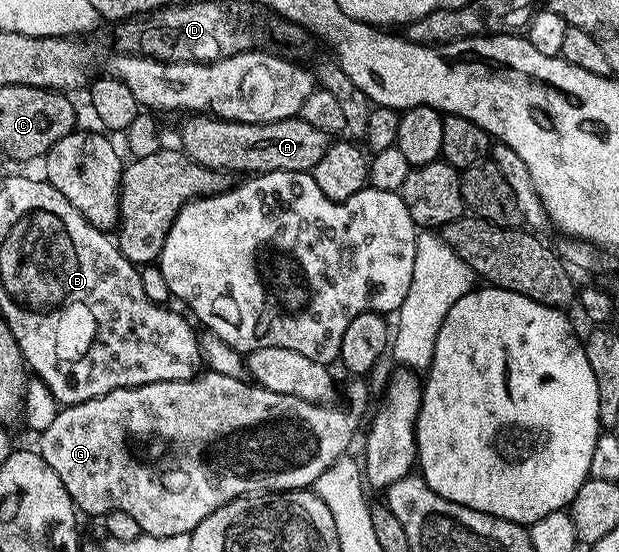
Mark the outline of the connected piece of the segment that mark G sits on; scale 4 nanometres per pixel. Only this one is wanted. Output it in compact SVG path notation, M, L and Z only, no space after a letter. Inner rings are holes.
M205 370L186 380L155 382L134 388L117 388L114 392L96 396L87 402L62 407L61 413L58 416L56 413L50 419L48 426L40 429L39 451L41 457L47 462L47 466L51 466L55 474L59 474L59 482L63 482L67 494L82 513L90 512L91 515L101 518L105 513L116 510L123 514L131 514L131 518L139 522L142 533L149 536L183 535L192 533L193 528L199 526L203 518L207 518L207 514L231 502L236 496L262 492L291 492L305 490L312 486L319 478L319 474L323 474L323 470L327 470L330 465L348 453L345 451L348 450L349 443L352 442L353 435L357 432L356 414L333 407L329 404L312 404L291 394L277 394L275 390L260 388L248 379L229 378L227 374Z

